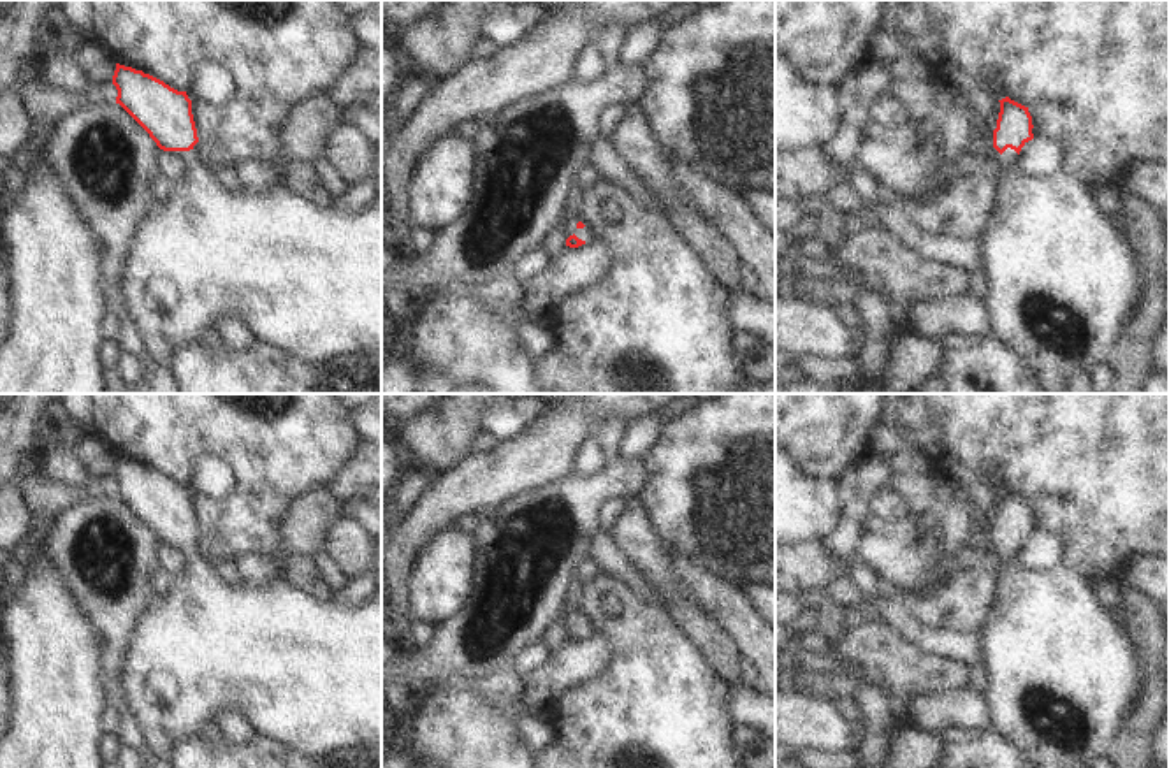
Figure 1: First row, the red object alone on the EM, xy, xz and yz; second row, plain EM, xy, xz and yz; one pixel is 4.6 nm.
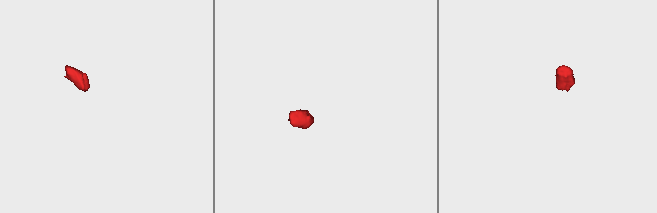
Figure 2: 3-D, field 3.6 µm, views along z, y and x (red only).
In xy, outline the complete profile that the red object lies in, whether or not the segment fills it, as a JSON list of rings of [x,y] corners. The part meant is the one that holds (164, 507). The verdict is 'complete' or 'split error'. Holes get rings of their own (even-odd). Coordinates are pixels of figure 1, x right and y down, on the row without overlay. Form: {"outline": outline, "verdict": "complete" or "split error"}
{"outline": [[[120,457],[113,478],[118,483],[116,497],[160,543],[181,545],[188,561],[169,592],[137,619],[121,657],[120,689],[155,759],[167,757],[174,742],[199,736],[220,708],[236,708],[251,731],[309,759],[343,749],[381,750],[381,538],[373,538],[374,590],[357,606],[341,599],[311,599],[280,578],[262,585],[229,585],[193,547],[199,531],[186,485]]], "verdict": "split error"}

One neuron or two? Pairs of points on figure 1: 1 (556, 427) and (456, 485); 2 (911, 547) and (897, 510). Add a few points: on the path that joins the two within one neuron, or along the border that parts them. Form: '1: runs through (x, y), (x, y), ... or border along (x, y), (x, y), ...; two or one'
1: runs through (531, 452), (519, 464), (480, 482); one
2: border along (872, 512), (885, 519), (904, 519), (911, 514); two

